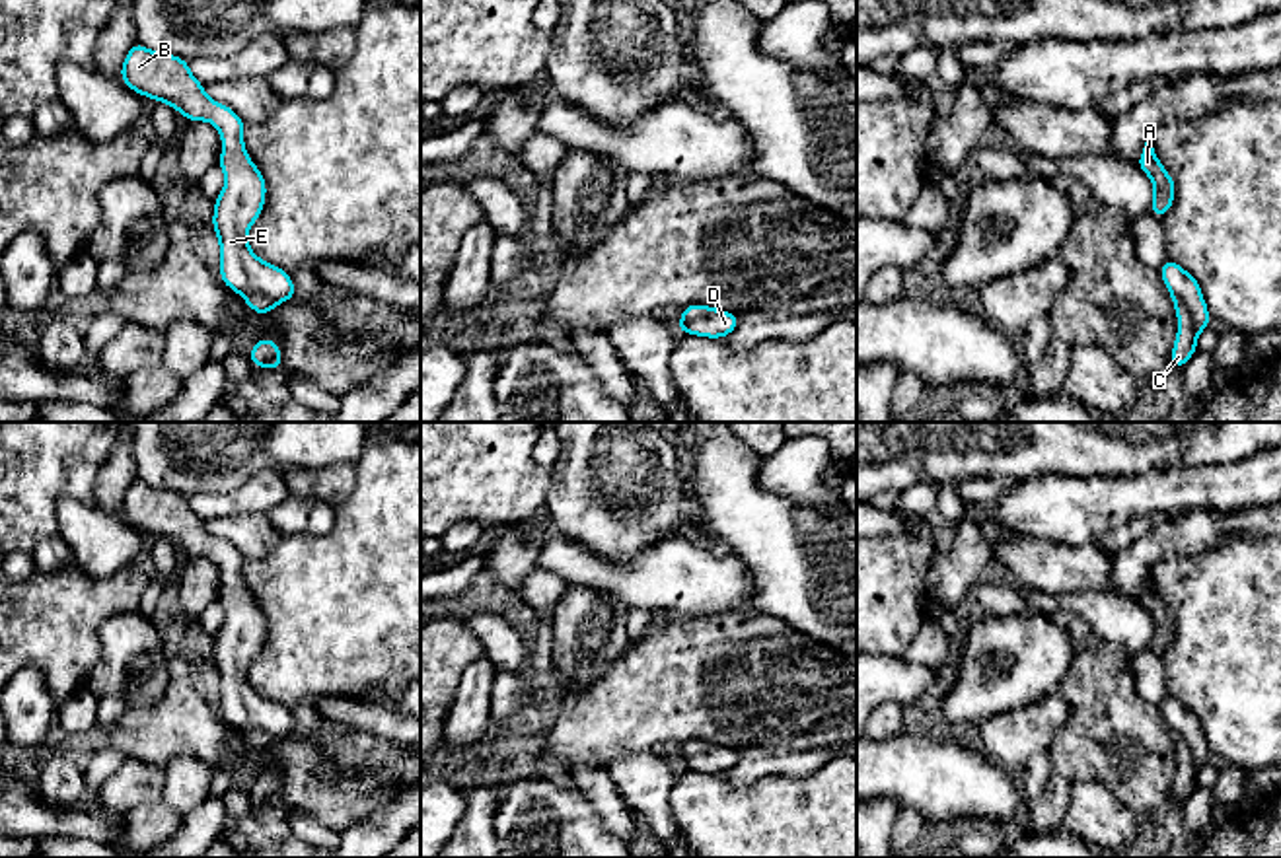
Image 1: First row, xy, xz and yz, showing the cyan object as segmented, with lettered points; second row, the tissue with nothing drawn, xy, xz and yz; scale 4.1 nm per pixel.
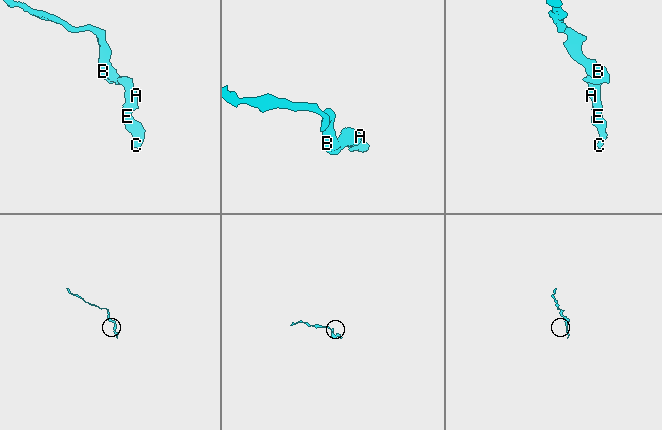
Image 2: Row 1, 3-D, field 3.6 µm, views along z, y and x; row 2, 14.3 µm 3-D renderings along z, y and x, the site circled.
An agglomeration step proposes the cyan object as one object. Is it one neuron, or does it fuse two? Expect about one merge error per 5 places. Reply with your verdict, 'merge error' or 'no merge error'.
no merge error

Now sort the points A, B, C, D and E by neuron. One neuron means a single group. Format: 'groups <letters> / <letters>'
groups A B C D E

